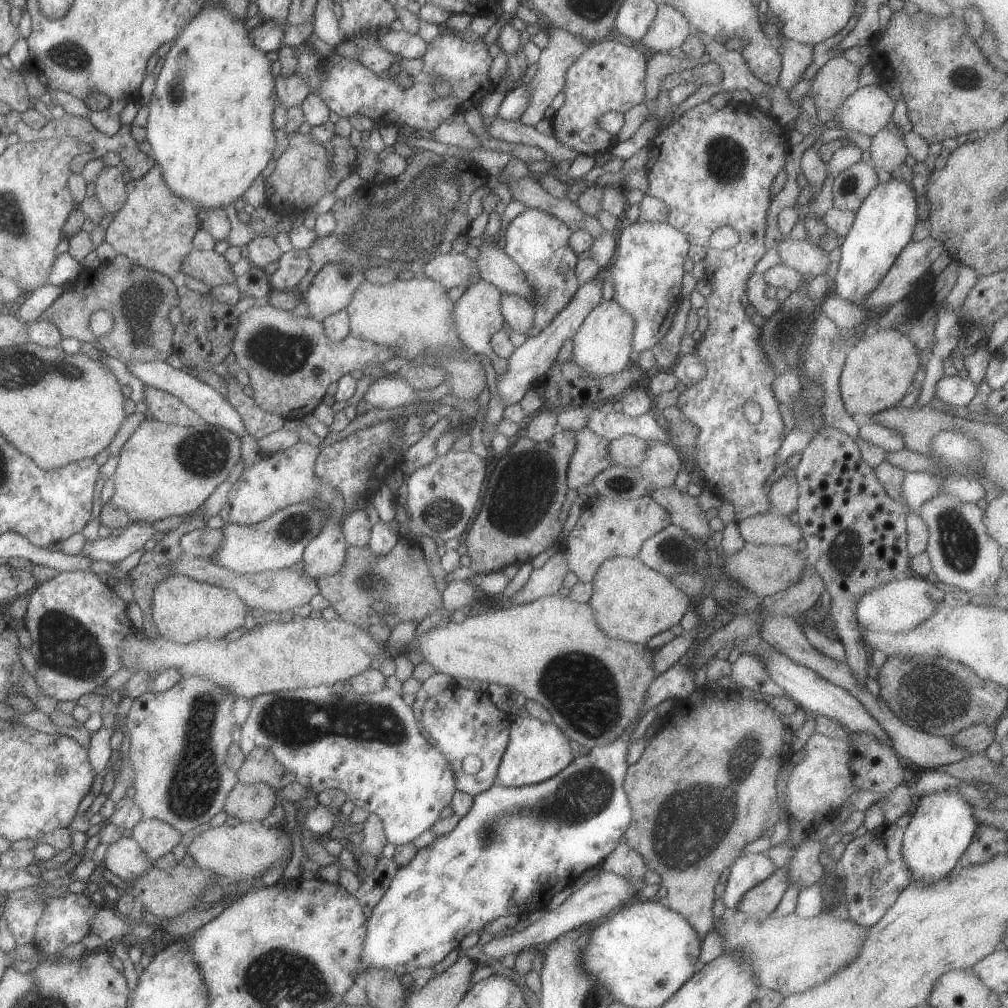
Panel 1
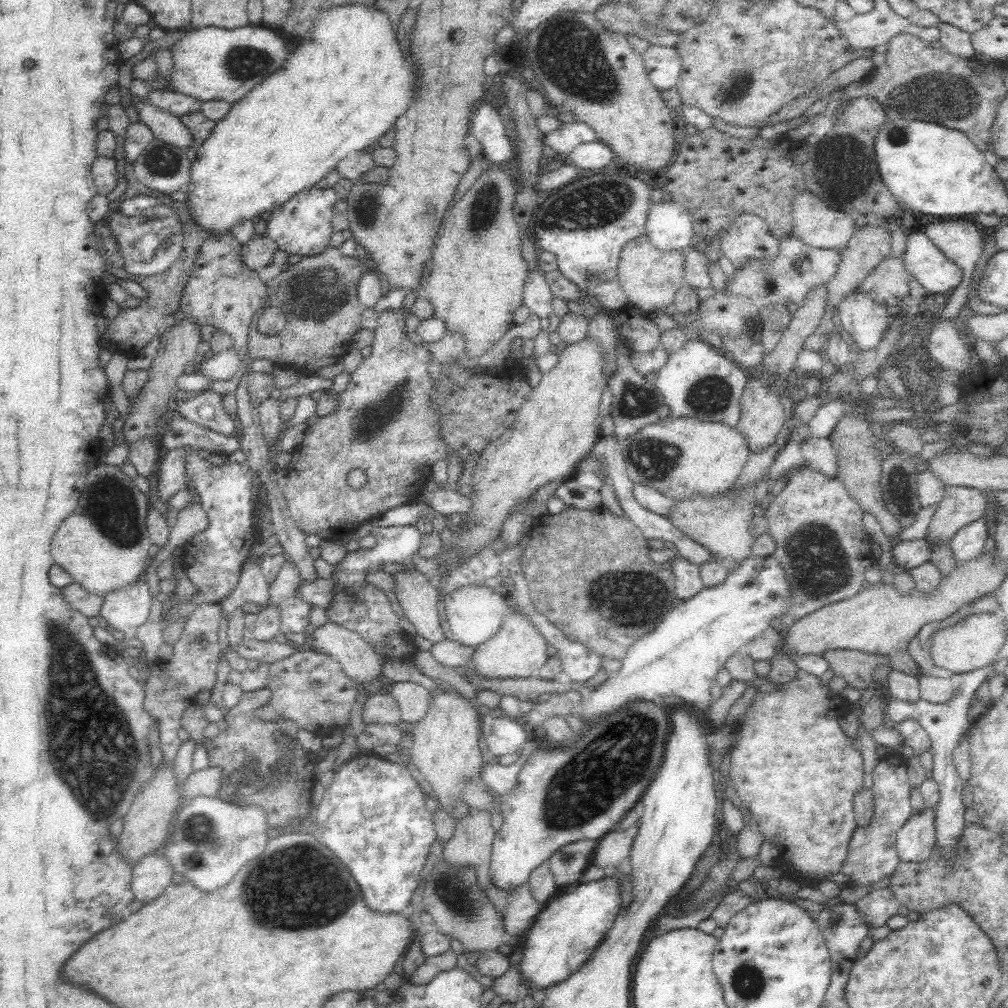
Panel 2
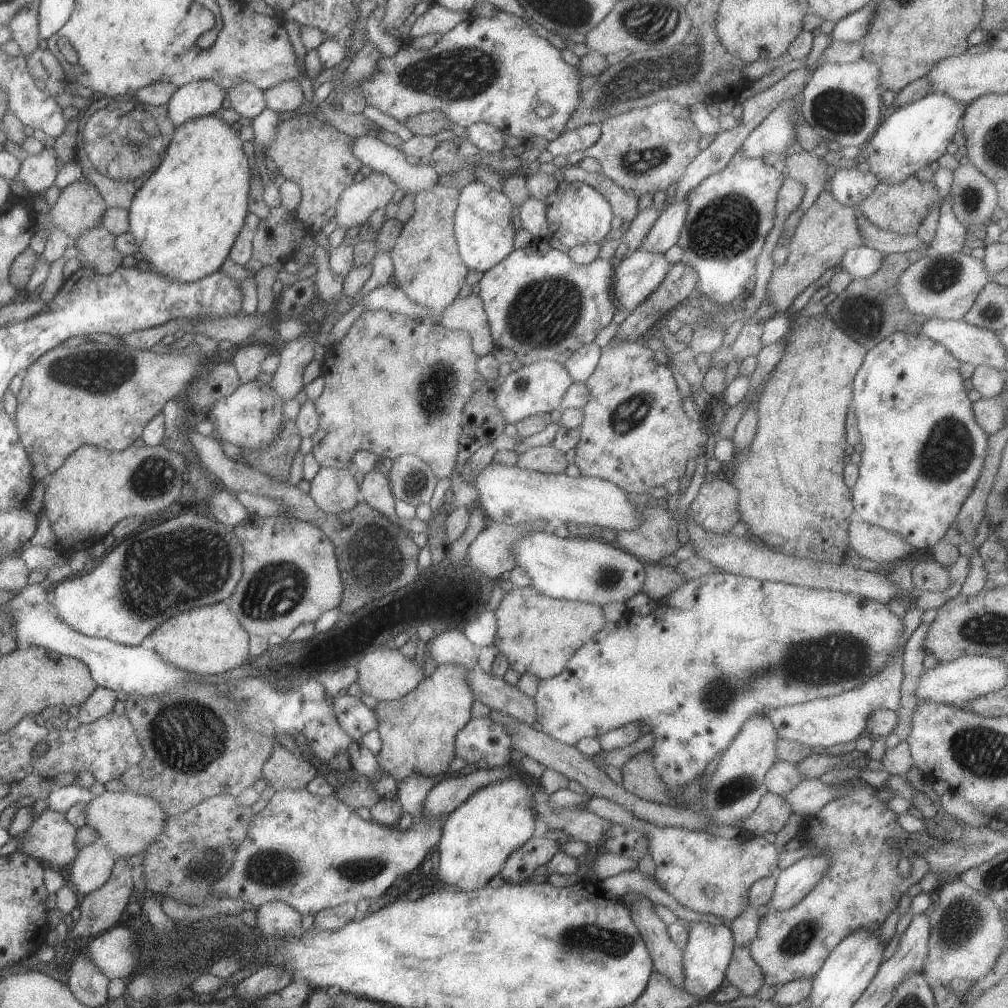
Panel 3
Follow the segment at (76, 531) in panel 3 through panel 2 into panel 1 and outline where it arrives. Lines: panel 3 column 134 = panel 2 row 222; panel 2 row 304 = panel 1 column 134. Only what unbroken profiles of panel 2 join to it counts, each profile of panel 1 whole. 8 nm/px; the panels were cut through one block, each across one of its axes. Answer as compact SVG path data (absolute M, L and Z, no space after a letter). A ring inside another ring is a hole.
M157 419L143 420L117 456L111 503L124 510L128 522L153 522L167 516L187 515L199 508L240 460L239 437L202 421L192 427L182 427Z

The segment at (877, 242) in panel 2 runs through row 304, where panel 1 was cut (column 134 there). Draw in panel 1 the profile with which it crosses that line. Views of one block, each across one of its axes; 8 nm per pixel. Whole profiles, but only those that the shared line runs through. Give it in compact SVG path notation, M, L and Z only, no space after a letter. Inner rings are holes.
M156 818L141 819L131 829L131 838L145 852L151 862L172 851L178 844L182 834L166 822Z

